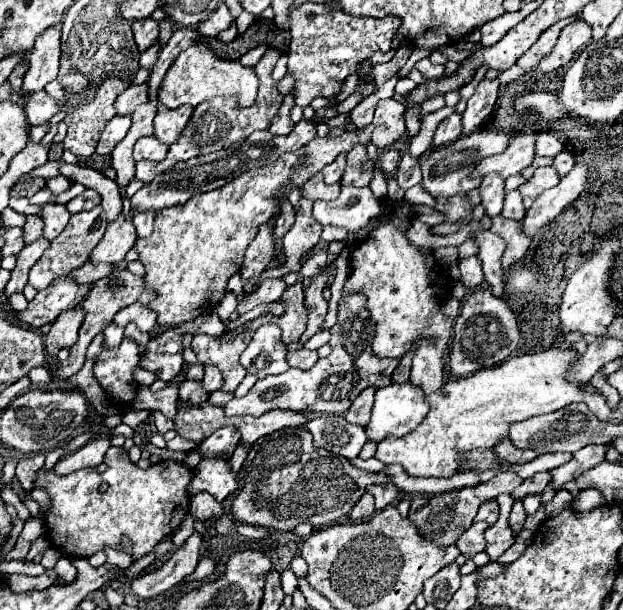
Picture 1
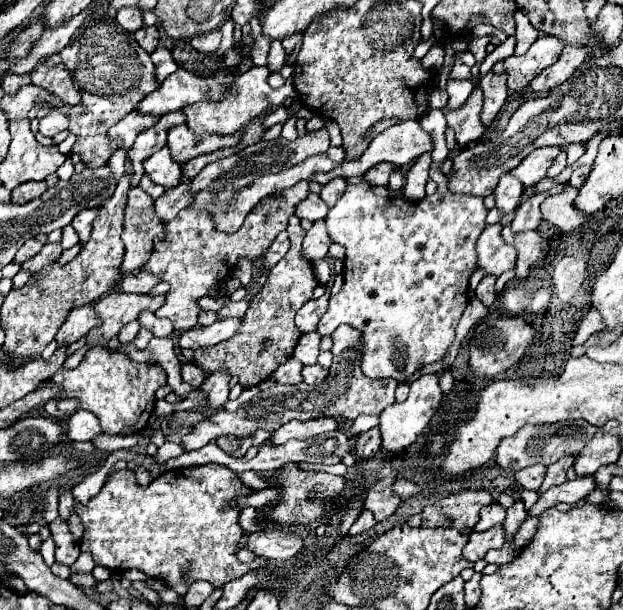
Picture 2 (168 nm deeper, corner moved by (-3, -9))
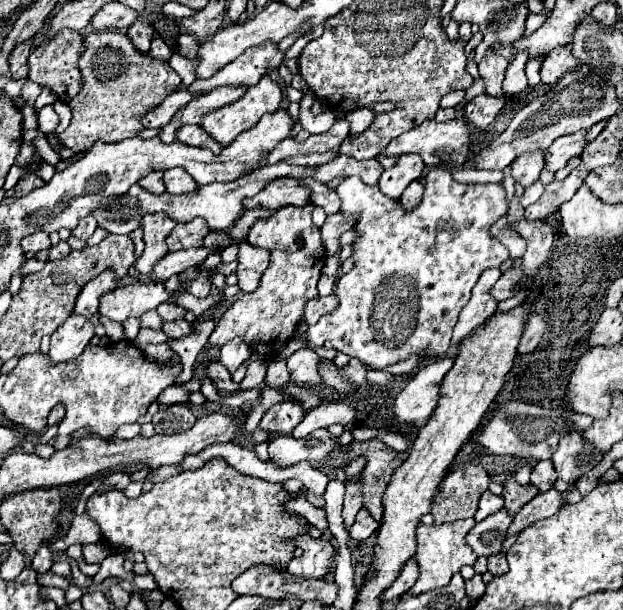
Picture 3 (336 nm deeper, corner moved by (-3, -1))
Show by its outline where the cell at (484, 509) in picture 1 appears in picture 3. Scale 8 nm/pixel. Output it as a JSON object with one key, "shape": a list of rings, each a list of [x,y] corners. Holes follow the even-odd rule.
{"shape":[[[487,490],[487,492],[481,496],[481,500],[479,500],[479,510],[477,510],[477,514],[475,514],[475,520],[481,522],[481,520],[487,518],[489,514],[495,514],[495,512],[503,510],[503,506],[505,506],[503,498],[501,498],[501,496],[495,496],[495,494],[491,494],[491,492]]]}

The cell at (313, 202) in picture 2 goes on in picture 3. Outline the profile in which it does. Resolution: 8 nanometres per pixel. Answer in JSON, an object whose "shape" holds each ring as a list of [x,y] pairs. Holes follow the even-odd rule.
{"shape":[[[281,178],[265,186],[255,198],[245,198],[245,208],[279,208],[283,204],[307,206],[311,204],[311,190],[295,178]]]}

